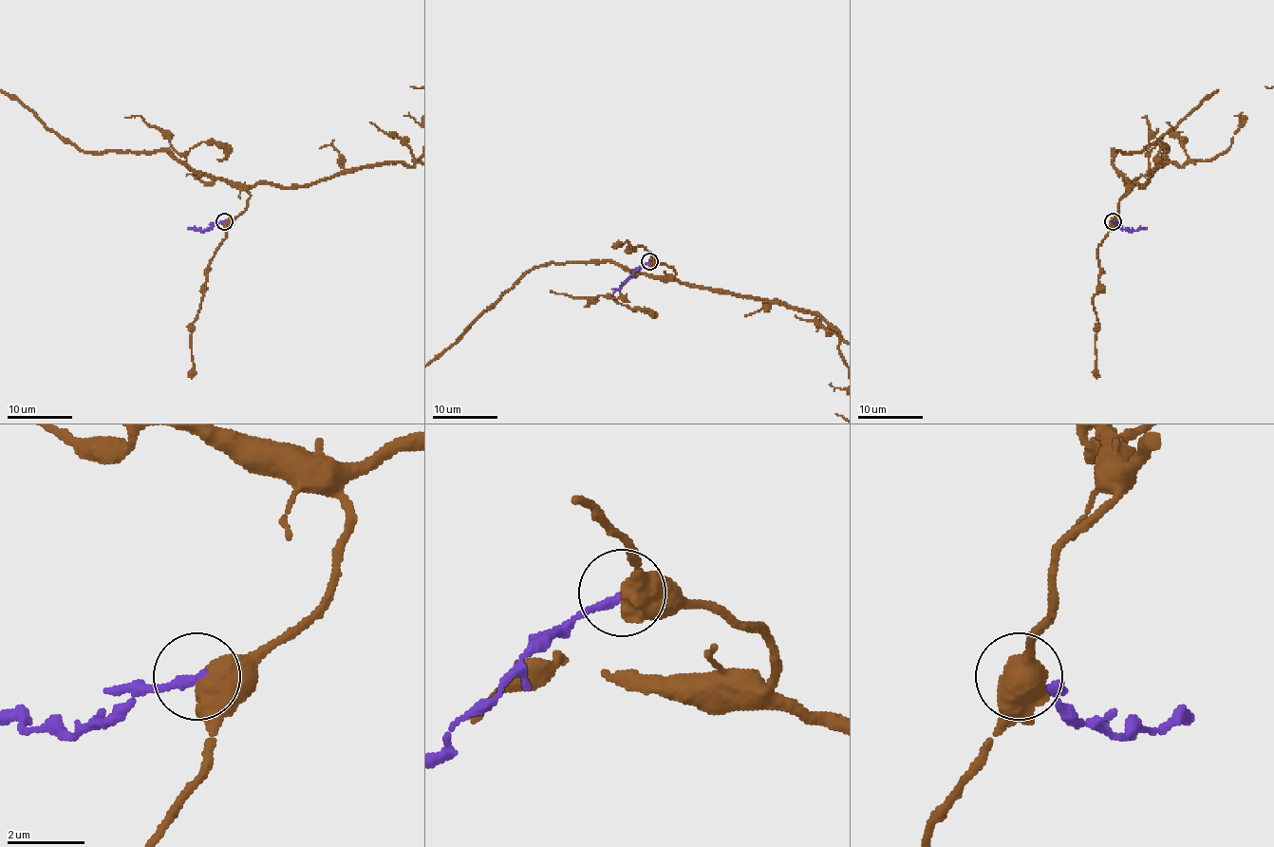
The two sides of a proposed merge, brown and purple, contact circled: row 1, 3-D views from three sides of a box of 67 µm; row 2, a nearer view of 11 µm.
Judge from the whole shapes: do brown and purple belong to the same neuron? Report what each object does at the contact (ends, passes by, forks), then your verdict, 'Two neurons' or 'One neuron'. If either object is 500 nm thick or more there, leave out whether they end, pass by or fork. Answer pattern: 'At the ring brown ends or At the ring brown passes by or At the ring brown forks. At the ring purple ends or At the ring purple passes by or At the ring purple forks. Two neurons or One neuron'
Two neurons

